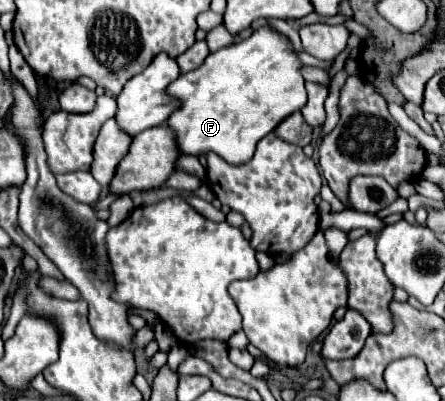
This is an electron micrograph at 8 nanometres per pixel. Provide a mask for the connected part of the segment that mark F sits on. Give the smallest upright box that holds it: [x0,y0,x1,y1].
[165,28,307,166]

